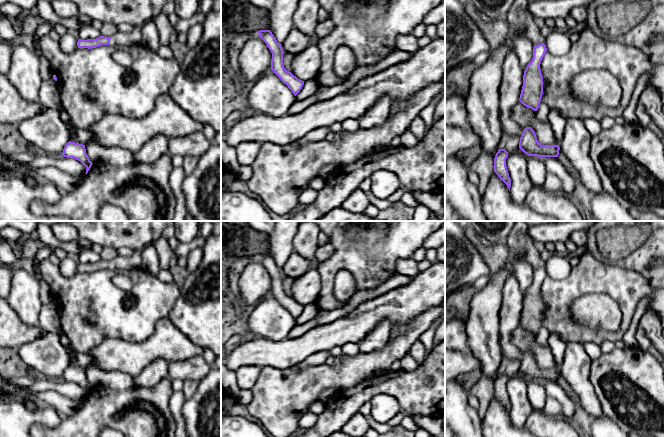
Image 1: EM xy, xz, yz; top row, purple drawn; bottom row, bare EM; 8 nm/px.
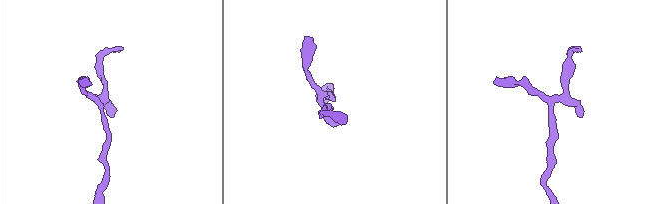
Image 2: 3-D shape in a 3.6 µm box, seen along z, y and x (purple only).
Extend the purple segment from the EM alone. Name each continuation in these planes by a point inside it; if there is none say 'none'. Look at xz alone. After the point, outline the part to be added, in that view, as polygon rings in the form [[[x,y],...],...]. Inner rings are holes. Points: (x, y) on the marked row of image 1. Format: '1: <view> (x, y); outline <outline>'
none

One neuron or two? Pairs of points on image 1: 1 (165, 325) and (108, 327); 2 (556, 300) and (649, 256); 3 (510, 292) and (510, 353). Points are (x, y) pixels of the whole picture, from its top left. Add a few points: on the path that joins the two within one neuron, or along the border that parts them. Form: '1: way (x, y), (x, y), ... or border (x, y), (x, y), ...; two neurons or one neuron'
1: border (167, 316), (157, 322), (151, 335), (139, 341); two neurons
2: border (626, 268), (637, 271), (647, 281); two neurons
3: way (510, 307), (510, 317), (506, 325), (506, 338); one neuron

